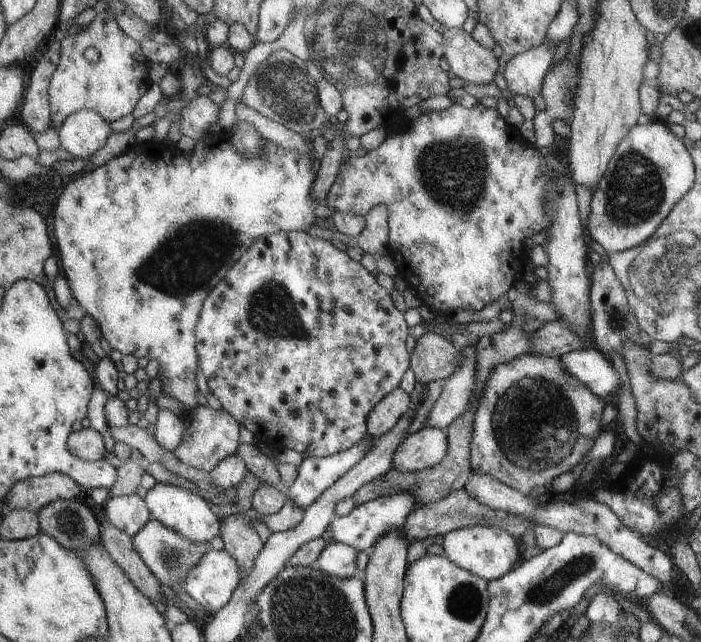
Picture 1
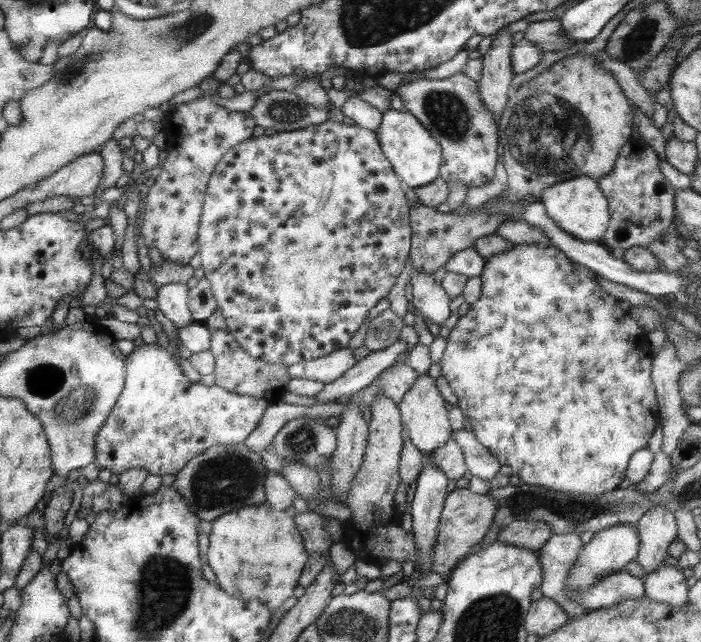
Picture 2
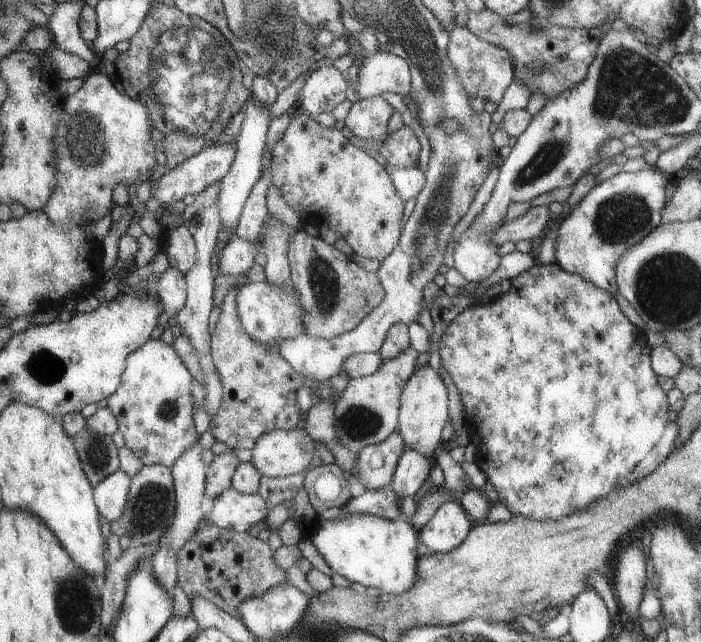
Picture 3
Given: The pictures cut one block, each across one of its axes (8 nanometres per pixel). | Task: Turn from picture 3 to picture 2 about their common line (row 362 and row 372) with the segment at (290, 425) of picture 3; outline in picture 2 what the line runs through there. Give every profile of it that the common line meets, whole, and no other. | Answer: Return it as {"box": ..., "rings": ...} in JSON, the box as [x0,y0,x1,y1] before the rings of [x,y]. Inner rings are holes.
{"box":[209,330,290,402],"rings":[[[214,330],[211,332],[211,344],[209,351],[215,356],[216,385],[241,395],[262,397],[271,402],[279,399],[284,394],[290,383],[288,367],[282,364],[268,364],[262,360],[252,358],[228,330]]]}

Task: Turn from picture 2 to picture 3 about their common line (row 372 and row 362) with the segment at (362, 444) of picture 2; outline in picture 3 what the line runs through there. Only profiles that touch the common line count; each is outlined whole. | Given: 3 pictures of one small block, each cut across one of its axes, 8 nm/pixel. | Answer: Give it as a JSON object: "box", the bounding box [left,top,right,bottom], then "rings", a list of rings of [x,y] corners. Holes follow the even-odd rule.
{"box":[334,345,418,453],"rings":[[[410,345],[404,354],[398,354],[398,358],[384,359],[380,368],[374,373],[350,379],[348,386],[334,404],[334,416],[336,416],[336,438],[342,447],[359,453],[368,445],[377,445],[385,441],[397,431],[400,421],[401,396],[406,388],[414,368],[418,352]]]}

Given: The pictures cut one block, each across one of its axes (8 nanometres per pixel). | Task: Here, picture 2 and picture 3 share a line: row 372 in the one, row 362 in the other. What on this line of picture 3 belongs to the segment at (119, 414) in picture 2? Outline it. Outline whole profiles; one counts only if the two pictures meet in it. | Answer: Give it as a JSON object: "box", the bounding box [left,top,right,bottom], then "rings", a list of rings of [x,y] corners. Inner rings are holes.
{"box":[108,338,200,469],"rings":[[[150,338],[142,348],[131,353],[126,358],[125,374],[122,374],[122,383],[117,393],[108,398],[108,407],[118,422],[118,429],[126,441],[126,447],[130,448],[143,465],[164,465],[168,469],[175,466],[178,458],[185,453],[200,437],[196,434],[194,420],[192,420],[192,376],[180,356],[176,354],[173,346],[165,344],[161,338]]]}

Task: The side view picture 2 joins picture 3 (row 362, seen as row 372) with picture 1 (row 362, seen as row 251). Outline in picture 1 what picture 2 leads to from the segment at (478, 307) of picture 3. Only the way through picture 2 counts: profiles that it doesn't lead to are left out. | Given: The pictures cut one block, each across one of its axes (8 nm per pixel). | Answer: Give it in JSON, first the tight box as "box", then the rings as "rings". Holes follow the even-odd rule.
{"box":[470,352,604,499],"rings":[[[529,352],[492,368],[475,414],[470,445],[471,470],[474,474],[496,478],[530,498],[545,499],[552,495],[554,478],[574,468],[574,464],[578,464],[594,446],[594,438],[600,434],[600,416],[604,408],[602,396],[594,394],[570,374],[560,357],[548,358]]]}

